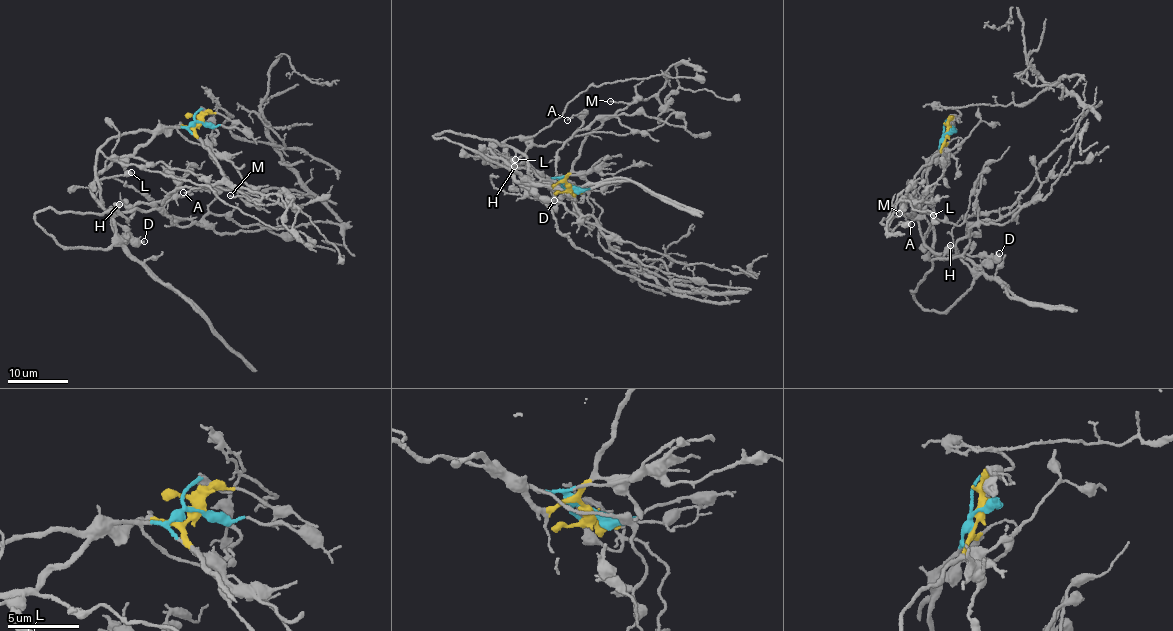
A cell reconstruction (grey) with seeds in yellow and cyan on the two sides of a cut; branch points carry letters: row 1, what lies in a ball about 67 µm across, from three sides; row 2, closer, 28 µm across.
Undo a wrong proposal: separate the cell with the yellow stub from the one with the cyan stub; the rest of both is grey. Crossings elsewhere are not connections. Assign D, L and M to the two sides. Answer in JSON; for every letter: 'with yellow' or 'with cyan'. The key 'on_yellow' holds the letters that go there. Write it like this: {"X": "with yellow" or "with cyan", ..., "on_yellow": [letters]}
{"D": "with cyan", "L": "with cyan", "M": "with yellow", "on_yellow": ["M"]}

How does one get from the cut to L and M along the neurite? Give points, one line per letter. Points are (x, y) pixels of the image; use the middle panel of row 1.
L: (568, 185), (516, 164), (496, 163), (478, 152), (486, 150), (515, 159)
M: (568, 186), (566, 180), (582, 142), (601, 125), (640, 99), (632, 103), (609, 101)

